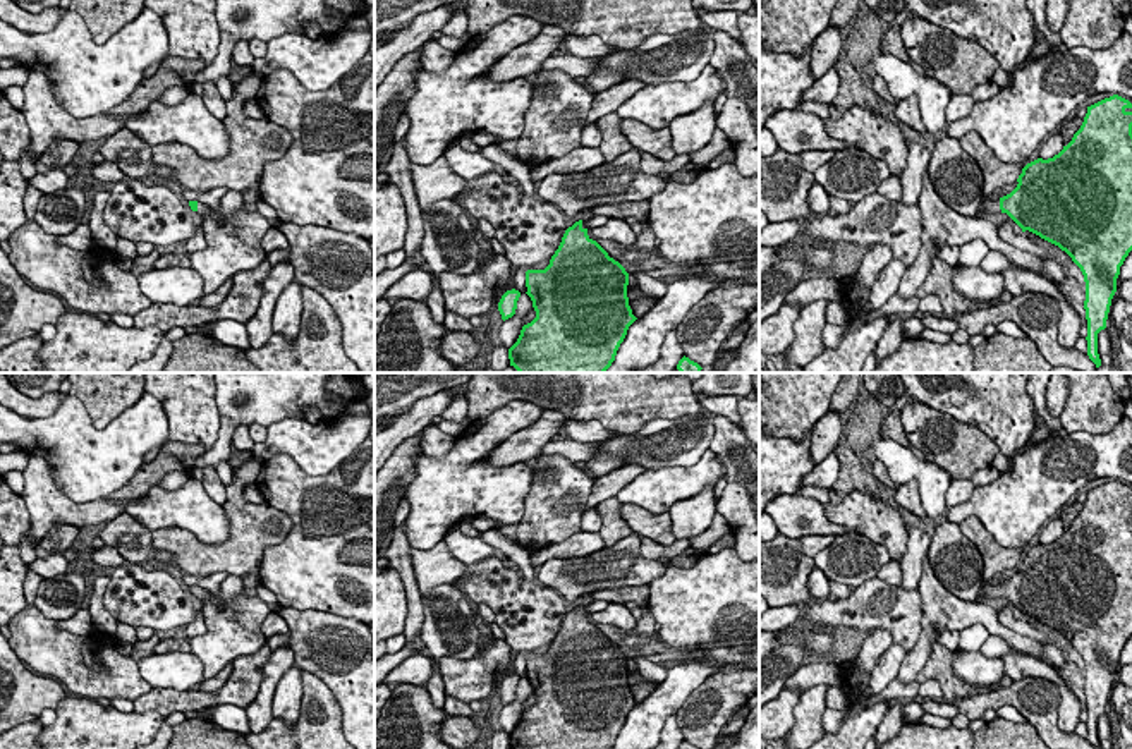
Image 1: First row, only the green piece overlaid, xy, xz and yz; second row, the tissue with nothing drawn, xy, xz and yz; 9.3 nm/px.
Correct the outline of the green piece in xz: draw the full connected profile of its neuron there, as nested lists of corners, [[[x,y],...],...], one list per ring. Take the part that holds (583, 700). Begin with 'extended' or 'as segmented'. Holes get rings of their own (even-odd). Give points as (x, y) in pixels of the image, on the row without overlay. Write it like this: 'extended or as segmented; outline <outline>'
extended; outline [[[593,593],[569,612],[545,655],[527,655],[526,672],[536,703],[508,734],[510,749],[612,749],[629,711],[637,704],[627,682],[629,658],[587,620]]]

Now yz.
extended; outline [[[1118,479],[1105,483],[1091,491],[1072,526],[1053,543],[1038,543],[1022,553],[1017,572],[993,586],[984,582],[979,598],[1007,598],[1022,617],[1029,615],[1058,630],[1080,653],[1086,667],[1087,740],[1101,749],[1098,739],[1098,718],[1106,713],[1111,684],[1117,677],[1120,651],[1132,636],[1132,488]]]

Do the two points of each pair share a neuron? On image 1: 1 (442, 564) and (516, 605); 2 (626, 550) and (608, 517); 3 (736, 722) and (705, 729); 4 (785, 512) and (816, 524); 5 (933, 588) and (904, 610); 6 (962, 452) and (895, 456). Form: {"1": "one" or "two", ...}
{"1": "two", "2": "two", "3": "two", "4": "one", "5": "two", "6": "two"}

